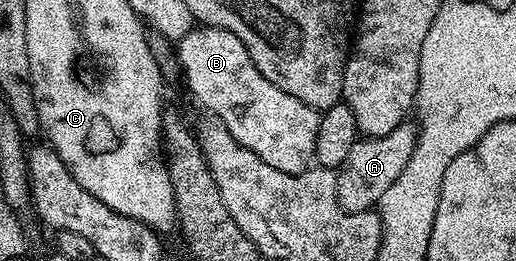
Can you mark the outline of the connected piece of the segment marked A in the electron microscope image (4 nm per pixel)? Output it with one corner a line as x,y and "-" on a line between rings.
405,122
390,130
390,134
357,139
336,172
338,202
347,212
367,212
379,205
382,194
386,194
386,190
398,182
398,174
406,170
406,162
410,162
410,154
414,154
417,131
415,123

